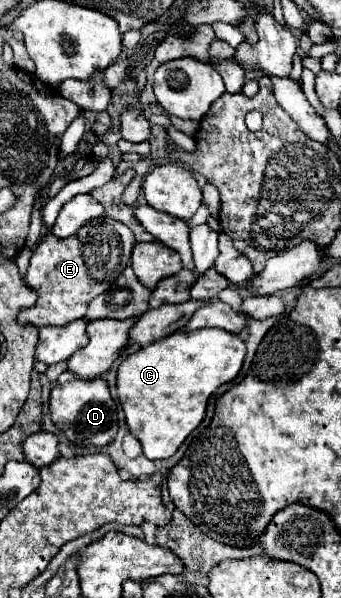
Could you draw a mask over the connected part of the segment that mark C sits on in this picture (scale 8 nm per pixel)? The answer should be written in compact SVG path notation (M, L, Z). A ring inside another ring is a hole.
M203 328L175 332L165 340L141 348L123 360L117 372L117 394L127 418L131 434L141 442L149 460L171 458L183 440L205 418L207 402L213 392L237 378L247 348L245 342L231 332L219 328Z

